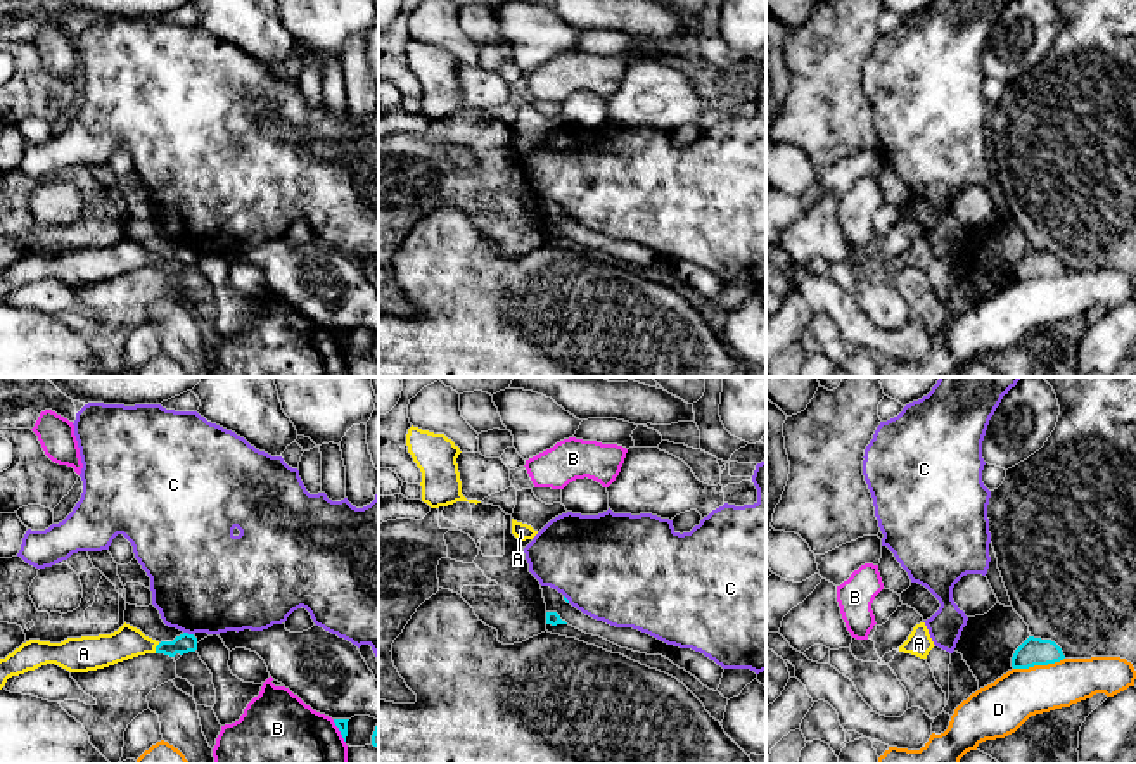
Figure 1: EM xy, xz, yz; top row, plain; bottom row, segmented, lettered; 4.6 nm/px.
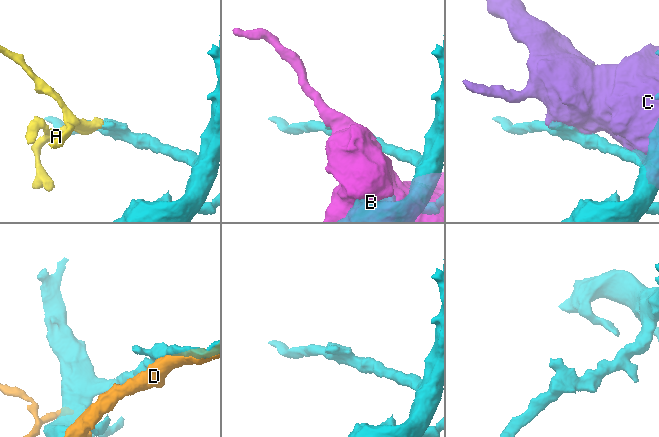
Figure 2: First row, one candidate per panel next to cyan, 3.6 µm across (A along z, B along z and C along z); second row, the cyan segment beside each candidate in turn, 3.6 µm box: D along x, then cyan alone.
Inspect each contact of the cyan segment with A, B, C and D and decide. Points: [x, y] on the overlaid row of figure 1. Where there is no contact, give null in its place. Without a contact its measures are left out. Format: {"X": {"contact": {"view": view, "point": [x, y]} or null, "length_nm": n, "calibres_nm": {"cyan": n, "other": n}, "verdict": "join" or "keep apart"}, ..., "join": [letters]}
{"A": {"contact": {"view": "xy", "point": [156, 649]}, "length_nm": 50, "calibres_nm": {"cyan": 90, "other": 150}, "verdict": "join"}, "B": {"contact": {"view": "xy", "point": [339, 730]}, "length_nm": 130, "calibres_nm": {"cyan": 50, "other": 500}, "verdict": "keep apart"}, "C": {"contact": {"view": "xy", "point": [187, 633]}, "length_nm": 50, "calibres_nm": {"cyan": 90, "other": 480}, "verdict": "keep apart"}, "D": {"contact": {"view": "yz", "point": [1038, 664]}, "length_nm": 240, "calibres_nm": {"cyan": 130, "other": 240}, "verdict": "keep apart"}, "join": ["A"]}

